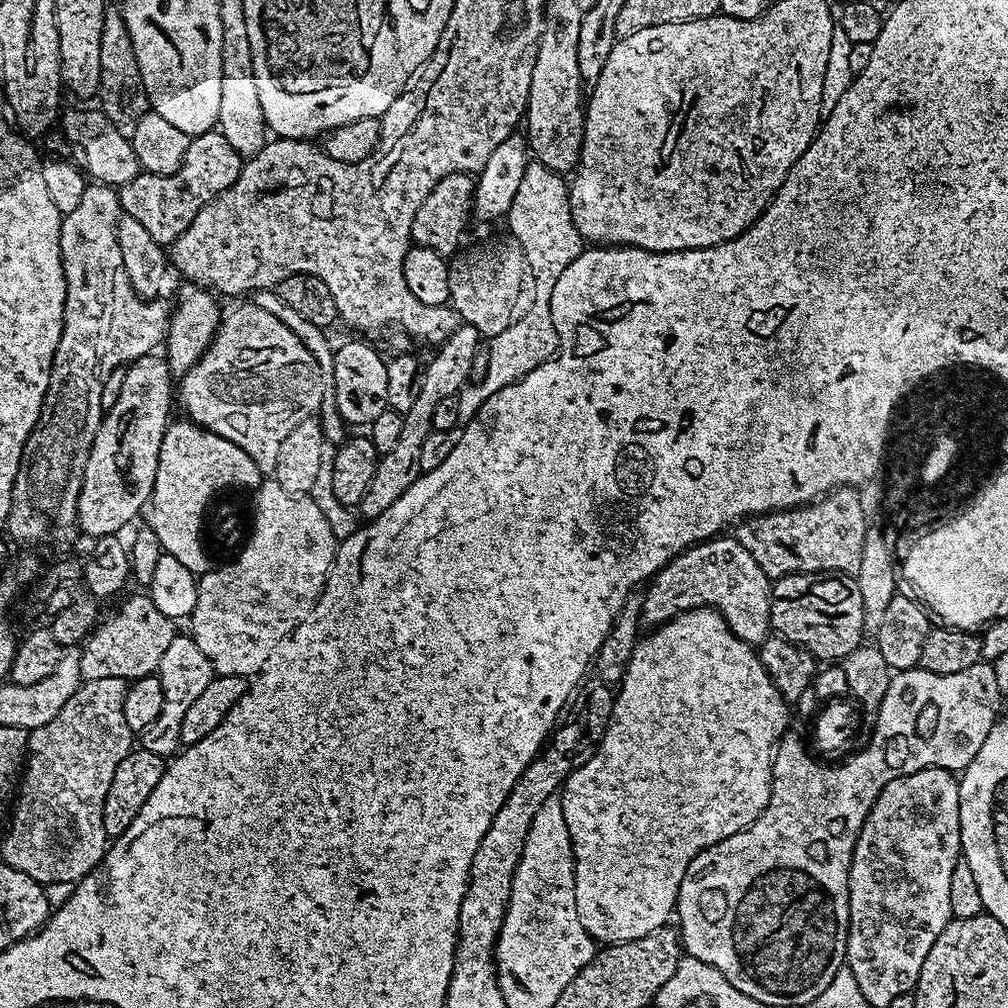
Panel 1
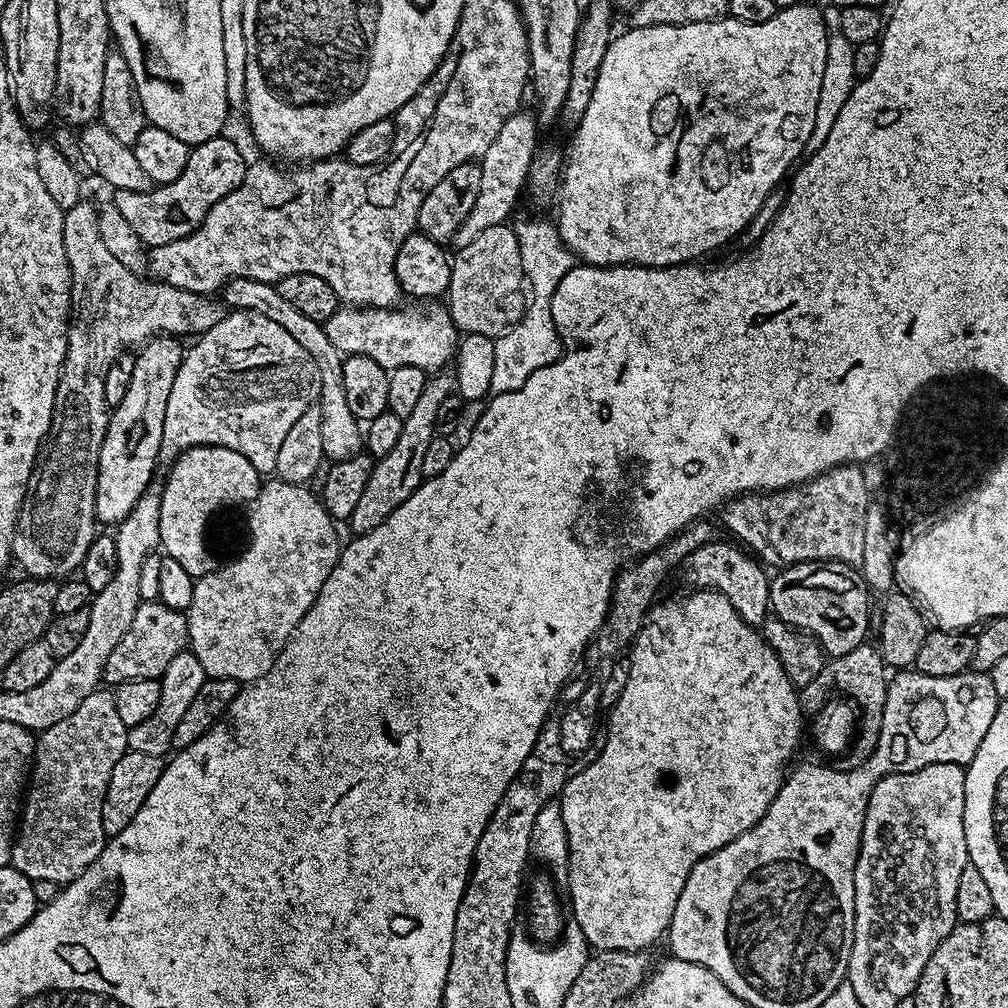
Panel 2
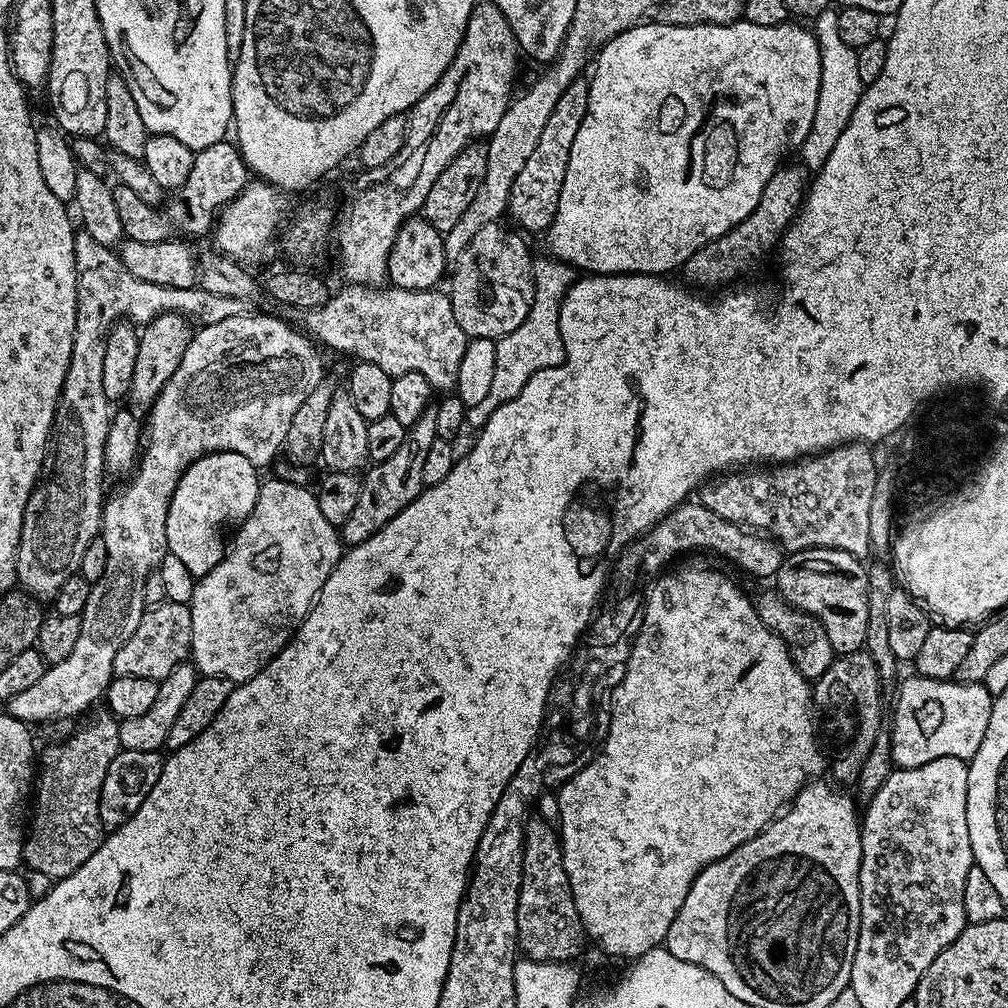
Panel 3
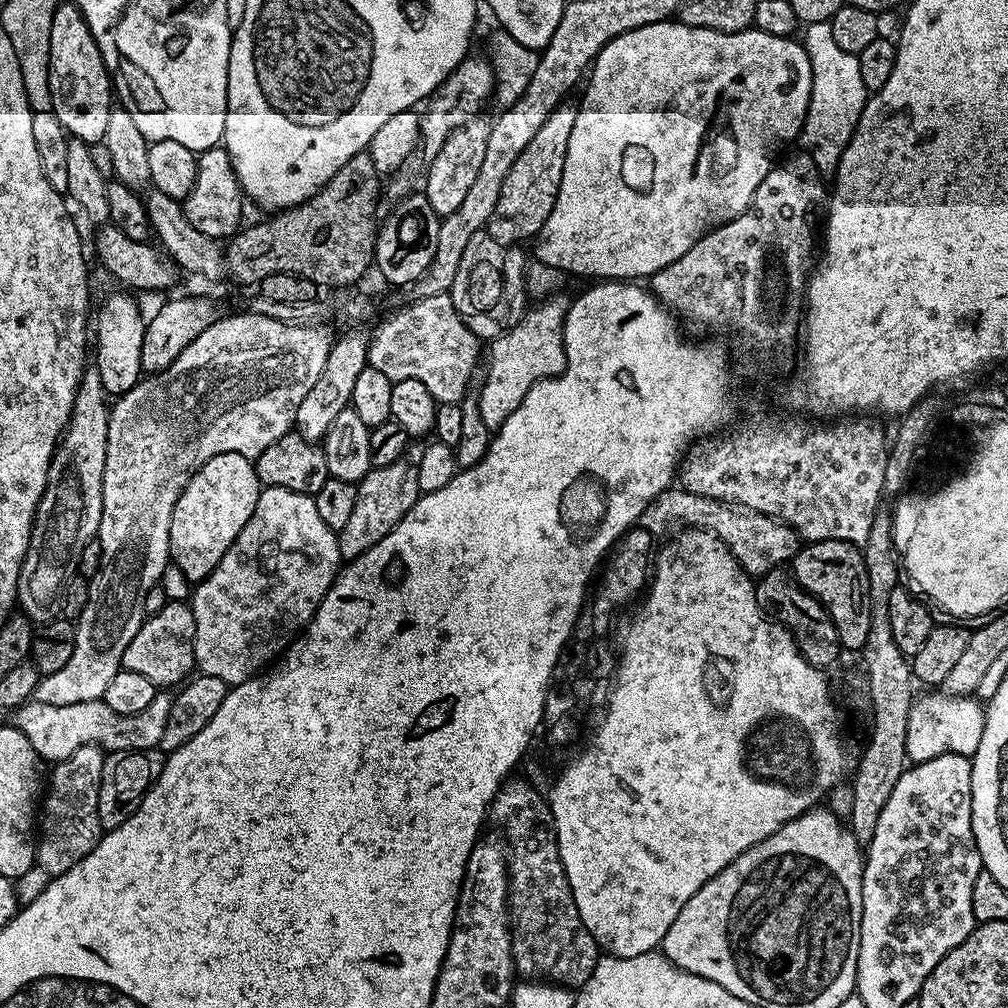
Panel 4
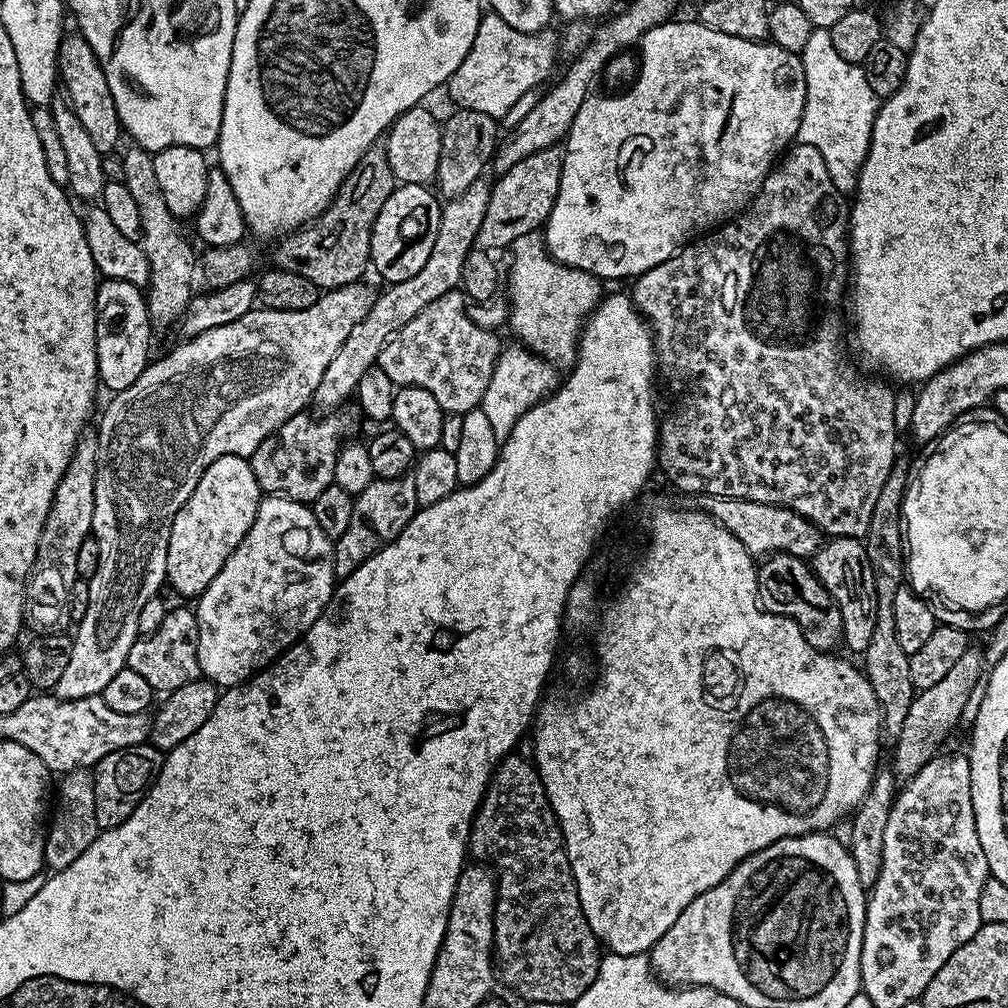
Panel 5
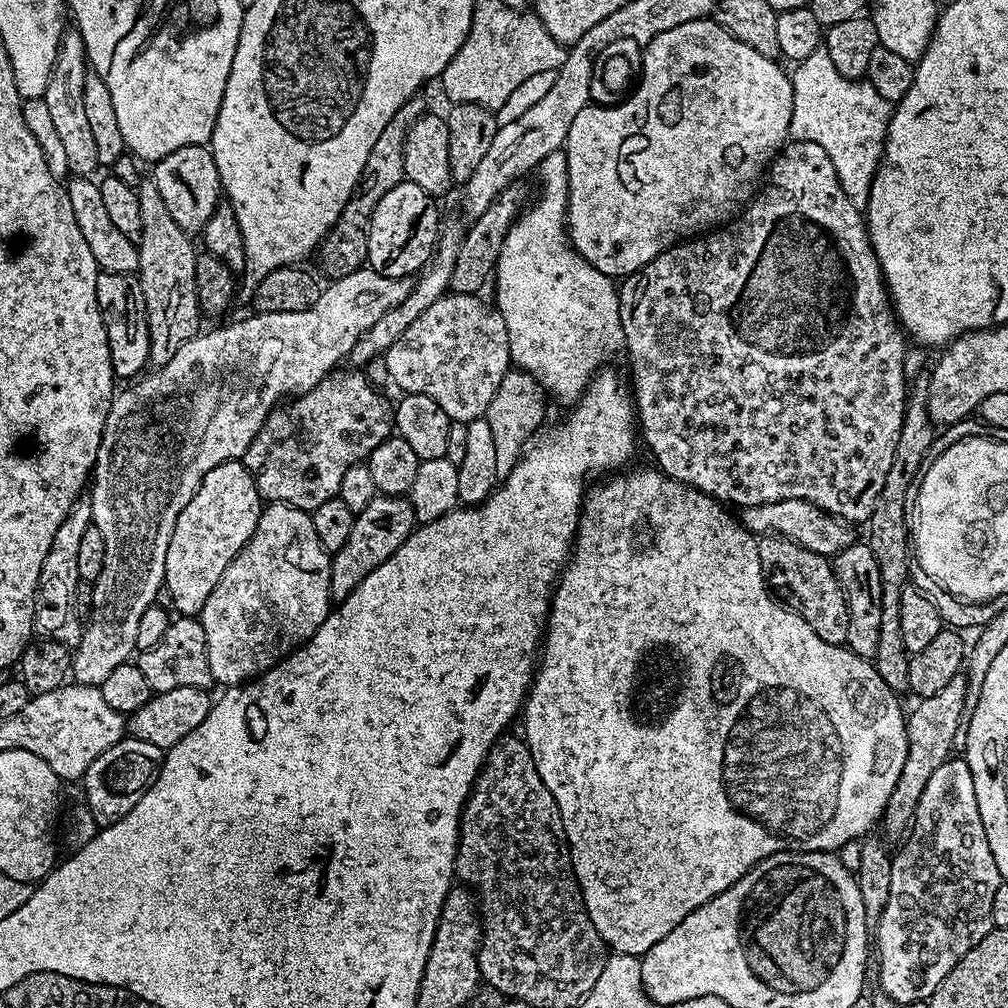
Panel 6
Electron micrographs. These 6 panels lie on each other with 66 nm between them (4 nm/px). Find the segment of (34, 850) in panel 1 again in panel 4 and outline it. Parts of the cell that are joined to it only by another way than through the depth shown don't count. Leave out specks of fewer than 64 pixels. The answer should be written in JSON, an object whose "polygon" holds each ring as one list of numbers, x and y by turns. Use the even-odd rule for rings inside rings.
{"polygon":[[95,744,82,746,70,754,70,758,59,761,52,772,52,785,47,785,46,795,42,800,42,815,38,820,38,839,36,840,36,863,49,872,50,876,61,876,70,866,82,862,90,850,100,841,102,829,98,818,98,790,102,782,102,766,105,753]]}

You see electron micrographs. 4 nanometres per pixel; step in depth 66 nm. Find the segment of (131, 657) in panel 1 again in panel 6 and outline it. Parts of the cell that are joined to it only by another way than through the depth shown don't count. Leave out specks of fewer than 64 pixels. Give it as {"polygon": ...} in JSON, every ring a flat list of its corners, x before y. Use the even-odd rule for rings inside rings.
{"polygon":[[177,615,169,619,166,634,162,634,158,646,143,649,135,657,134,663,138,670,142,670,146,682,150,682,153,693,178,690,178,686,194,686,208,690,214,684,206,650,206,630,194,616]]}

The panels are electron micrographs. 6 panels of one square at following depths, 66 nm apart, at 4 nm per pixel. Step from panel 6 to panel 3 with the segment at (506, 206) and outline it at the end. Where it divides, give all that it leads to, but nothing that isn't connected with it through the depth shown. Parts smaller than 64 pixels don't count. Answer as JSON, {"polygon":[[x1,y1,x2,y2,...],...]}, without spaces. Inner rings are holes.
{"polygon":[[579,78,570,82,570,86,566,86,562,98,558,98,558,103,554,105,554,111,546,121,542,135,534,145,534,151,522,165,522,170,518,173,518,178,514,178,514,186,510,190,507,215,512,216,511,223,517,229,525,233,544,234,554,222,558,198,562,194,562,182,566,182,566,166,570,166,570,146,574,146,574,137,578,135,578,126,582,126,582,118,586,118,586,106,589,102,588,80]]}

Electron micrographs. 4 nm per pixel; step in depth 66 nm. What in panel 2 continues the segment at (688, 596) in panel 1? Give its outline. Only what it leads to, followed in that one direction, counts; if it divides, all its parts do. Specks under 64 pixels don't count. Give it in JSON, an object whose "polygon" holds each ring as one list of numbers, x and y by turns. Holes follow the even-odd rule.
{"polygon":[[716,538,711,543,702,545,698,550,690,553,682,563,684,580,686,583,692,584,688,586,696,590,721,592,730,600,730,606,734,606,734,610,738,610,738,614,747,624,763,625,764,617,770,612,768,603,769,573,763,572,765,569,759,559,753,558,743,547,732,544,723,544,720,538]]}

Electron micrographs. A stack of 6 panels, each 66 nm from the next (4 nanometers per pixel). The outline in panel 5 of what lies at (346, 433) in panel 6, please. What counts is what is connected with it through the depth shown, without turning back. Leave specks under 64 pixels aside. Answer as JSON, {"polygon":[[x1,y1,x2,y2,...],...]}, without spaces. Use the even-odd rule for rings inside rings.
{"polygon":[[336,414,321,415,324,416,321,420,308,415,289,416,277,432,254,450,250,463,261,493,283,494,292,500,310,502,334,483,334,462,345,439,344,424]]}

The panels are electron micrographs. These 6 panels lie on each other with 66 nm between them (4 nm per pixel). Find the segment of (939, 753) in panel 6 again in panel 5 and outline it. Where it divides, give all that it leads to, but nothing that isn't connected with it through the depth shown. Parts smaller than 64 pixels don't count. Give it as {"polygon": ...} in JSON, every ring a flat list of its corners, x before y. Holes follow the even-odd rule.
{"polygon":[[969,646,966,654,958,658,958,662,945,674,936,685,921,688,912,697,910,714,906,714,906,722,902,726,900,735,895,737,896,768,894,772,901,781,907,782,912,776,926,766,932,757,941,751,940,743,952,732,956,723,964,720,966,702,970,702,970,694,978,683,978,678,986,675,984,653,979,647]]}

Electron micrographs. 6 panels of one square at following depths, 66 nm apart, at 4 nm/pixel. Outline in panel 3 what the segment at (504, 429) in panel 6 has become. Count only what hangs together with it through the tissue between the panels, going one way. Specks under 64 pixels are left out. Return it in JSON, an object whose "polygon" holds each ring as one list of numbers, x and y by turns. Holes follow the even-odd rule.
{"polygon":[[555,258,548,260,533,259,532,276,535,280,536,293,533,296,532,305,525,321,513,333,495,341,496,361,492,364,492,381,488,384,488,393,469,407,466,412,466,420,473,429,479,430,490,418,498,406,510,402,518,394,522,394,522,386,530,382,538,370,546,370,558,366,564,360,564,333,560,331,560,304,564,296,577,279,577,269,571,264]]}

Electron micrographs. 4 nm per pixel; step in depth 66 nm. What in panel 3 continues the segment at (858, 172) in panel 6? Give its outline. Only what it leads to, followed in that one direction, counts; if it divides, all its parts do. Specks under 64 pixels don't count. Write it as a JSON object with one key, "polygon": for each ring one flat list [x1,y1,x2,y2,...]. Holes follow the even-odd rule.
{"polygon":[[829,10,815,17,814,31,822,58,822,78,818,86,818,106,814,110,810,134,806,134,804,145,798,149,799,159,809,170,819,170,826,158,830,158,830,150,834,150,838,134,846,130,846,122,850,122,850,114,854,114,854,106,858,106,860,94,866,87,862,79,858,78,857,49,842,42,842,34,838,30,838,11]]}

